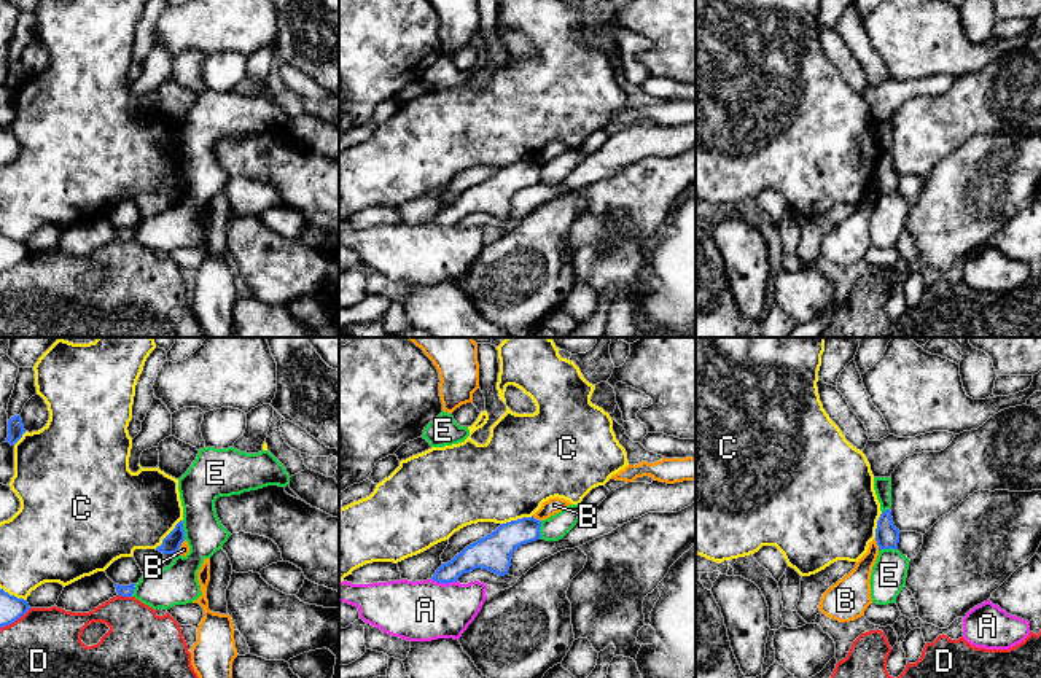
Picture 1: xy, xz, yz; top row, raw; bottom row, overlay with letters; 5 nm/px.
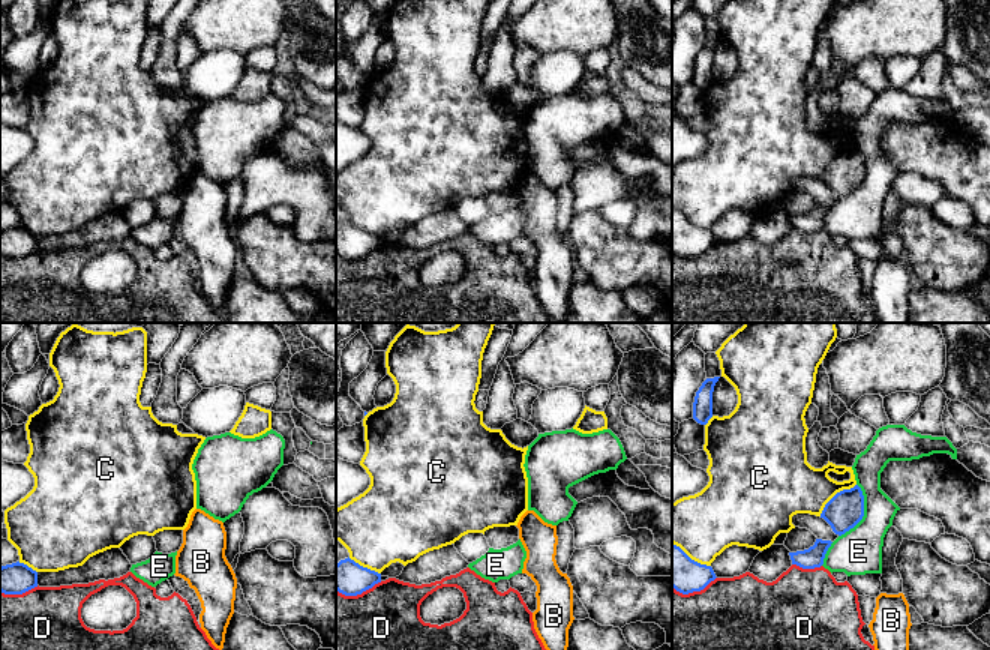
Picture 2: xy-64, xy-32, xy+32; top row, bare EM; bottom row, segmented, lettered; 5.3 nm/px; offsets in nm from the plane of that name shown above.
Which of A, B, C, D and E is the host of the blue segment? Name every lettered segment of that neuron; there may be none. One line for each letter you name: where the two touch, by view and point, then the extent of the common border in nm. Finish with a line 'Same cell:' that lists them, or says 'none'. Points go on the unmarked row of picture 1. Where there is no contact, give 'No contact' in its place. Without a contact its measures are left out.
Same cell: none

